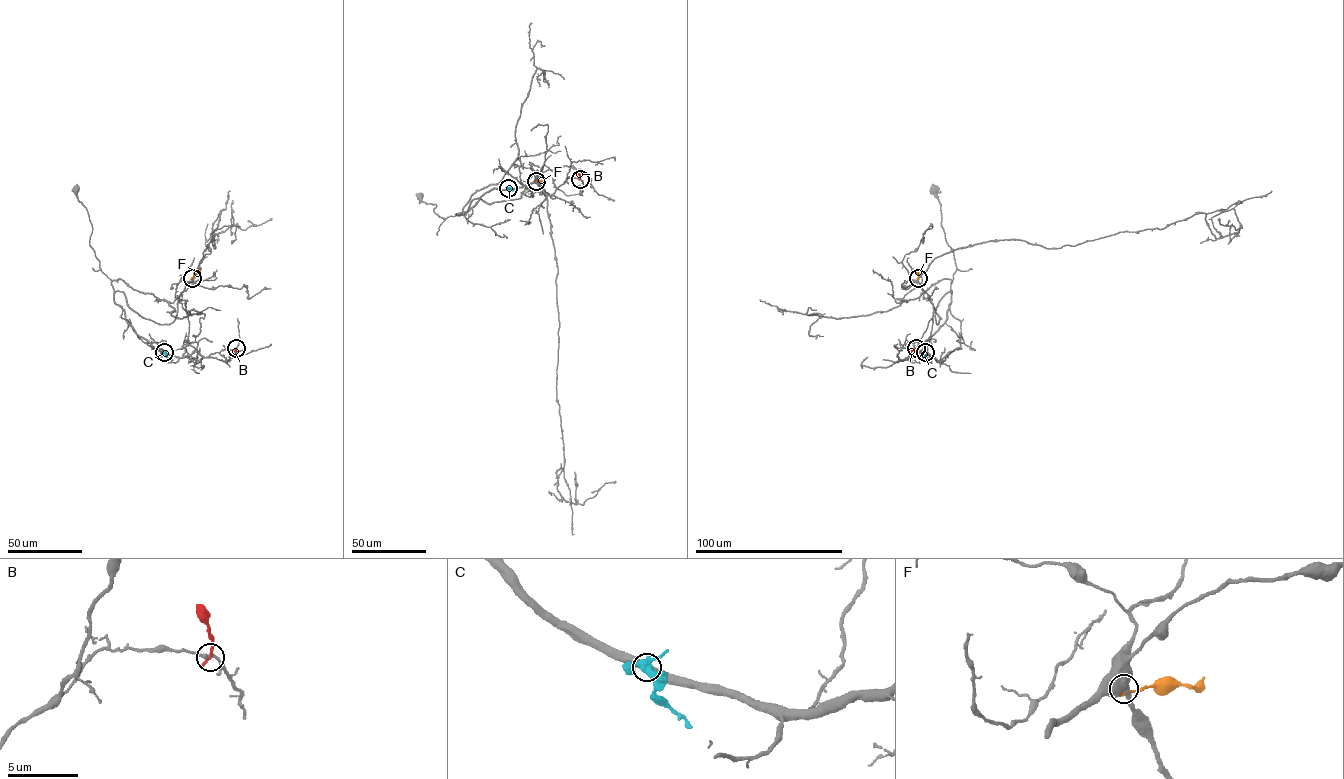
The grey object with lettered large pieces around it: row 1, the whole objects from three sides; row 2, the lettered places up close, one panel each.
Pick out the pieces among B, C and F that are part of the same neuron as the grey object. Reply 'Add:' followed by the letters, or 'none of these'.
Add: none of these

